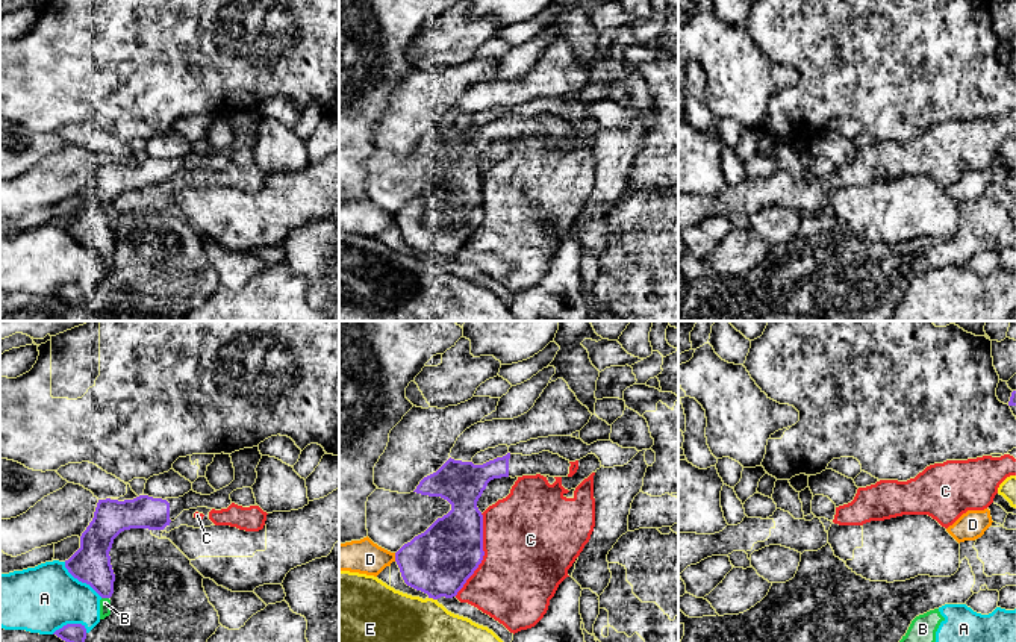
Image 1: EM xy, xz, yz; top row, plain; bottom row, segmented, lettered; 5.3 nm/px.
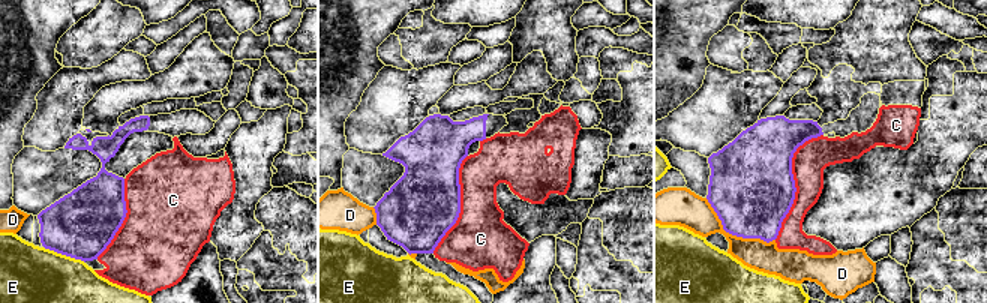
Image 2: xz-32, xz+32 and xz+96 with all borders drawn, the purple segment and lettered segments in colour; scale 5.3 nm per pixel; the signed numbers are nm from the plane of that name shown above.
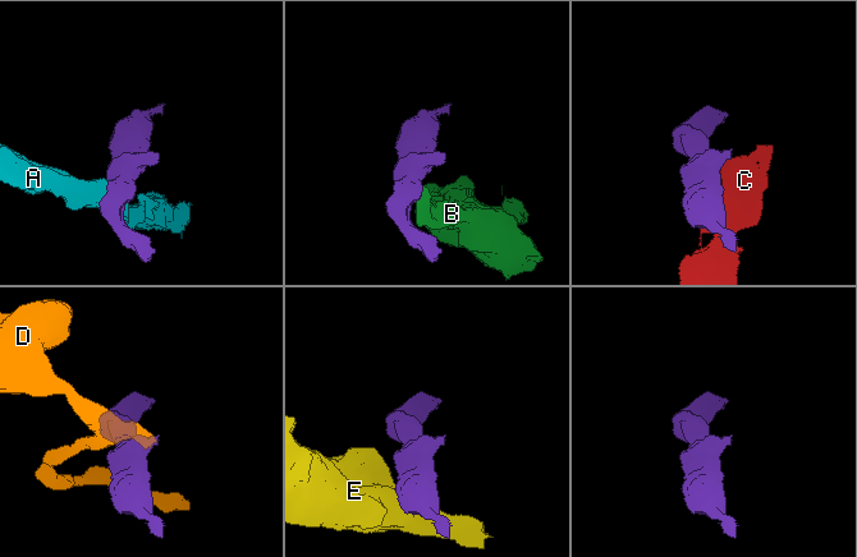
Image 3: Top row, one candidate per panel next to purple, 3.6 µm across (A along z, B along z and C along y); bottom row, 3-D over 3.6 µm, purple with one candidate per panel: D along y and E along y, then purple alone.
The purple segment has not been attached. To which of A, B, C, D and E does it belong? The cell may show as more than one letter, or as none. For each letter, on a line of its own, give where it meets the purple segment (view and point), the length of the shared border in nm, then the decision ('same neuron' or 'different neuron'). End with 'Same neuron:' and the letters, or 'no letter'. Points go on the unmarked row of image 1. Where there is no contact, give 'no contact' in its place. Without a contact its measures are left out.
A: contact xy (81, 241); length 280 nm; different neuron
B: contact xy (105, 258); length 40 nm; different neuron
C: contact xz (483, 215); length 460 nm; different neuron
D: contact xz (395, 218); length 50 nm; different neuron
E: contact xz (433, 259); length 50 nm; different neuron
Same neuron: no letter

